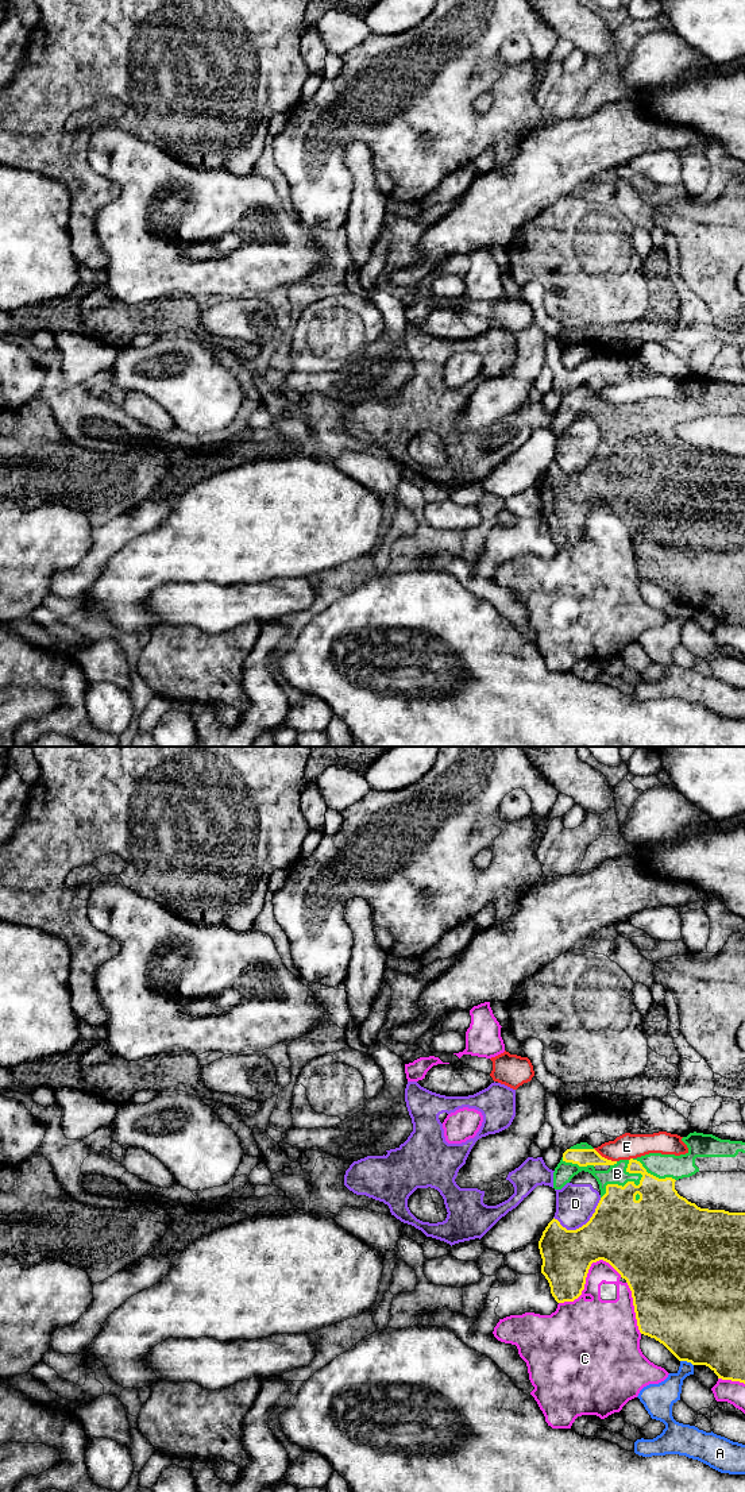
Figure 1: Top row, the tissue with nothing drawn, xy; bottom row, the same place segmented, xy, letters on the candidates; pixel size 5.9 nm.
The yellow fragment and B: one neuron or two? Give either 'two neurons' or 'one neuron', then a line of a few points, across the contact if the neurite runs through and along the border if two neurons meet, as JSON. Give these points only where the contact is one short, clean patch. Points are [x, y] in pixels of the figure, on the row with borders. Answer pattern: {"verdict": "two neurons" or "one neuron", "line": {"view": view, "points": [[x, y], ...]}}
{"verdict": "one neuron"}

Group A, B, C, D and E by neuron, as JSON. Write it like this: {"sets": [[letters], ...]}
{"sets": [["A"], ["B"], ["C"], ["D"], ["E"]]}

